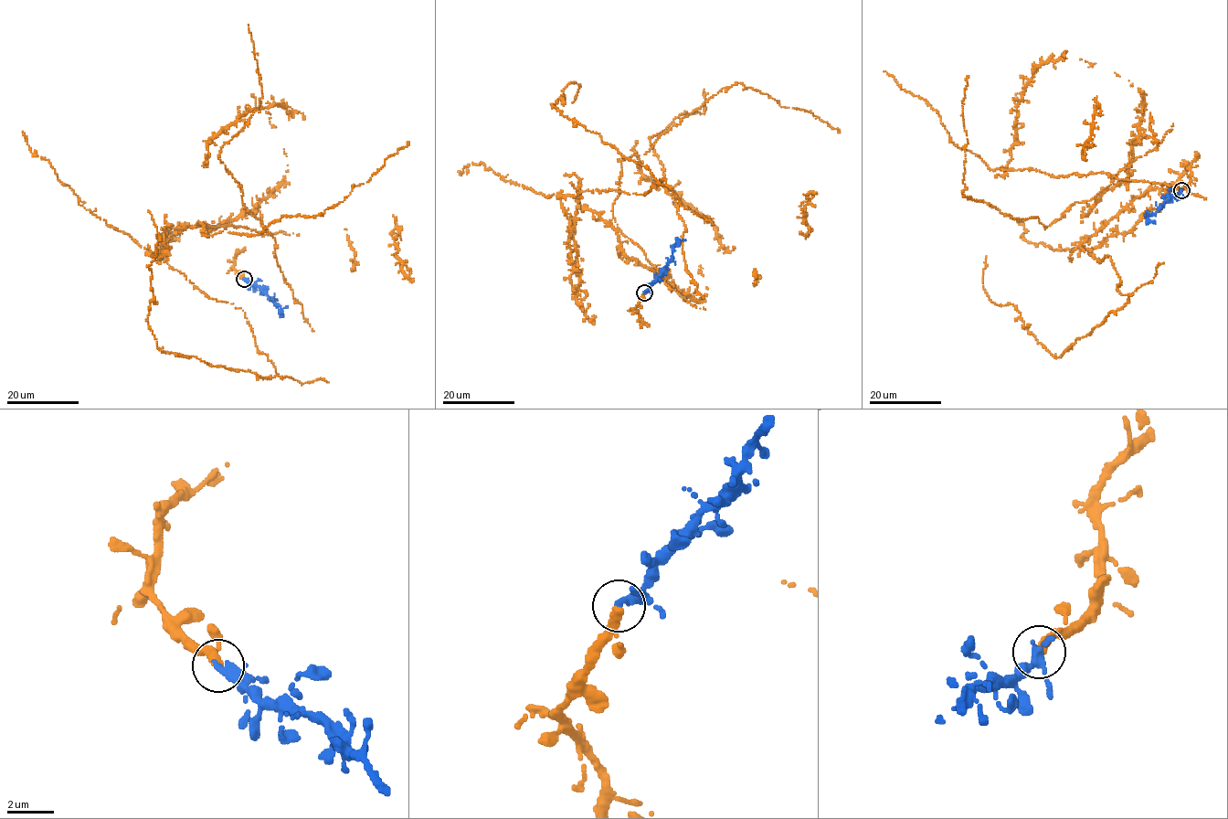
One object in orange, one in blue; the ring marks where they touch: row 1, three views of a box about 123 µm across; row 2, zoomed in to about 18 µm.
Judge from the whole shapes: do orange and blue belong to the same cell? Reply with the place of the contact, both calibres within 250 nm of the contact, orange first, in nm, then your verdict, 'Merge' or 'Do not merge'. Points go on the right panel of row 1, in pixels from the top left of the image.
Place: (1181, 190). Thickness 380 nm (orange) against 280 nm. Merge

